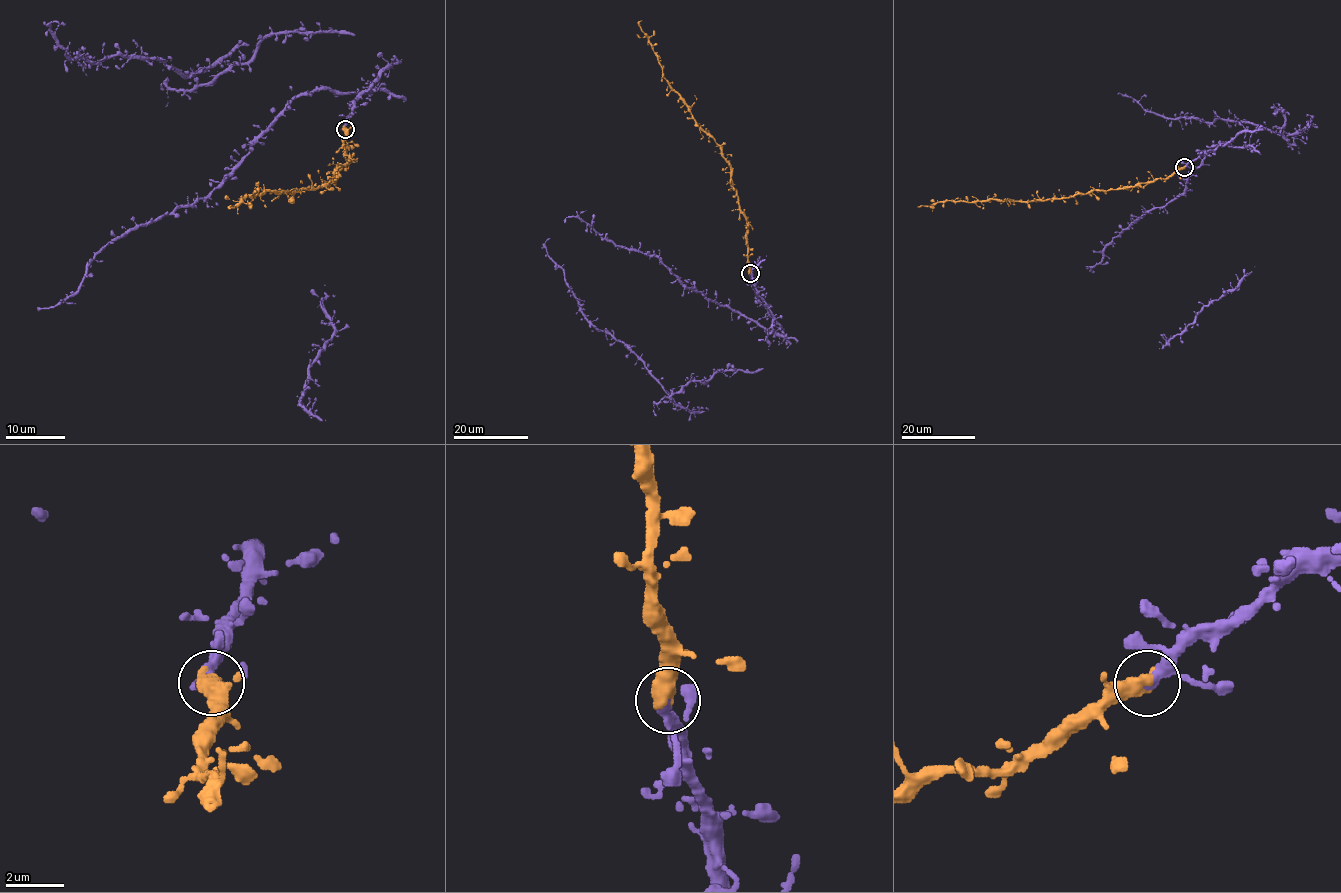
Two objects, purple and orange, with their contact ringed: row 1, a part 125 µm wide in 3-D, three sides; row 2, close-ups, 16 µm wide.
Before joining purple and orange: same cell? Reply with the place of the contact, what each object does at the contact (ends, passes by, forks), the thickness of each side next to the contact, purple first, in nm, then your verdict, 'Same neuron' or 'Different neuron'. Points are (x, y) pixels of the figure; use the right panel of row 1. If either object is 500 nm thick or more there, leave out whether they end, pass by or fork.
Place: (1184, 167). Thickness 240 nm (purple) against 600 nm. Same neuron

